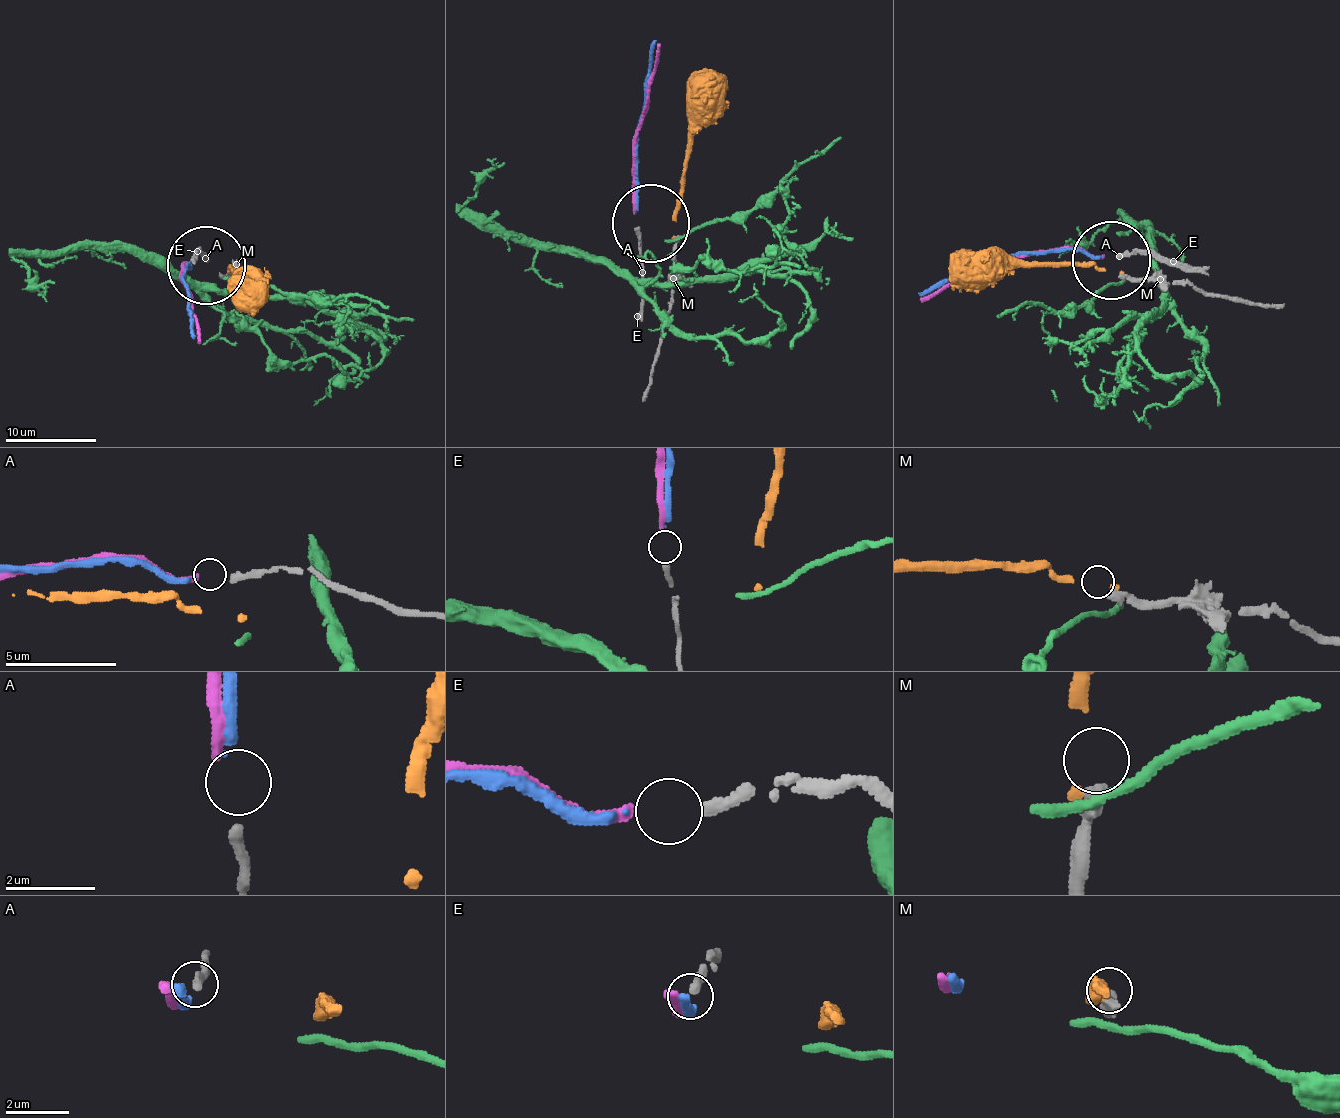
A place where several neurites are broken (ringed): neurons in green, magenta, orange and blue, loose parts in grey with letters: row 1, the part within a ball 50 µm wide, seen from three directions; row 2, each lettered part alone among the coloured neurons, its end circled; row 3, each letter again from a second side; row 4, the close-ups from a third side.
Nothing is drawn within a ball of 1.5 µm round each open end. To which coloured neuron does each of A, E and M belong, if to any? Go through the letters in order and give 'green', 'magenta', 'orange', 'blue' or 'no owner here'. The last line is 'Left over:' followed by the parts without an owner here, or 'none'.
A: blue
E: magenta
M: no owner here
Left over: M

